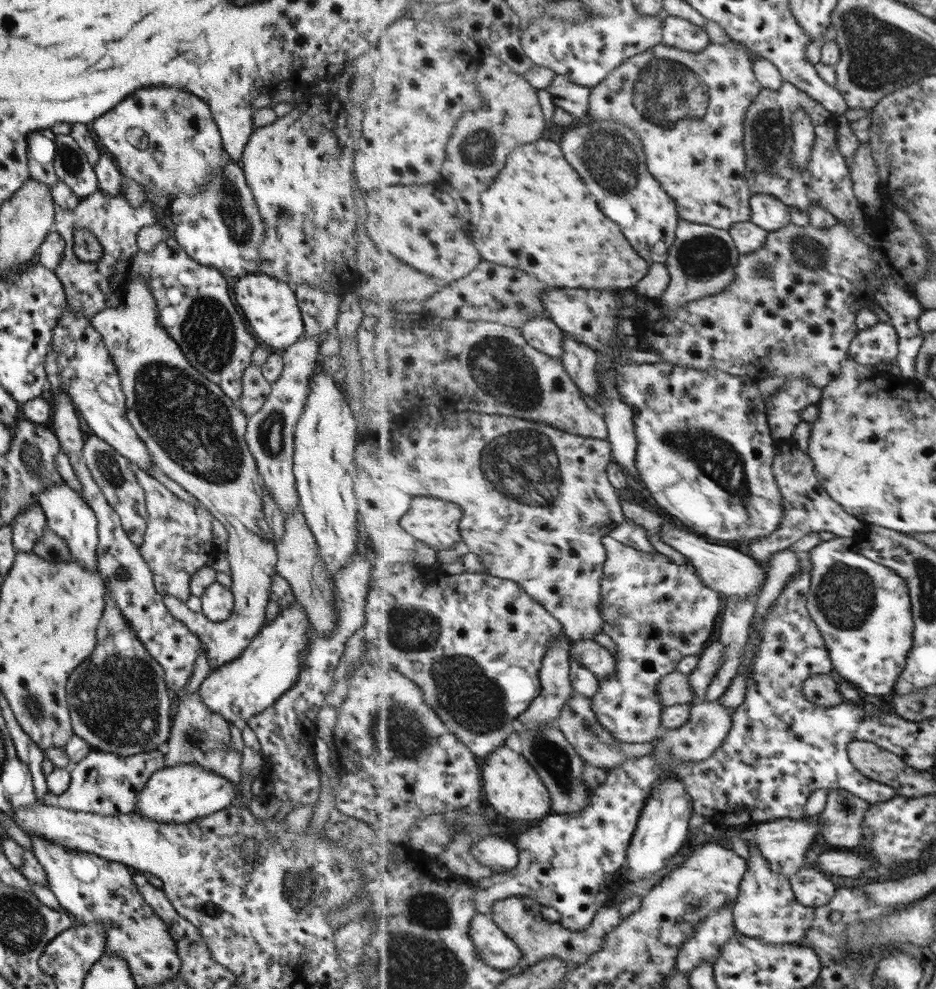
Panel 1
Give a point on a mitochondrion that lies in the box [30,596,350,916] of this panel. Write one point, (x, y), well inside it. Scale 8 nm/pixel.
(116, 699)

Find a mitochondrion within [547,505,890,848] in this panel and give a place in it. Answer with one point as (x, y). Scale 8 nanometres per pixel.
(845, 598)

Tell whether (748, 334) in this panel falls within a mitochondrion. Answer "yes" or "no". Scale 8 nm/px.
no

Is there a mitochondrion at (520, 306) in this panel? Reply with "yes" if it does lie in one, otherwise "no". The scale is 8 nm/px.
yes

